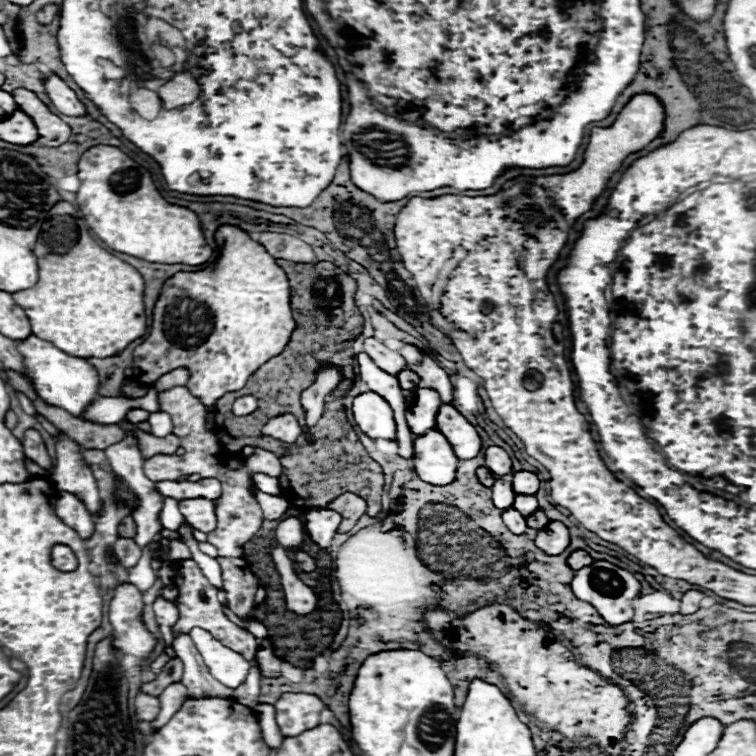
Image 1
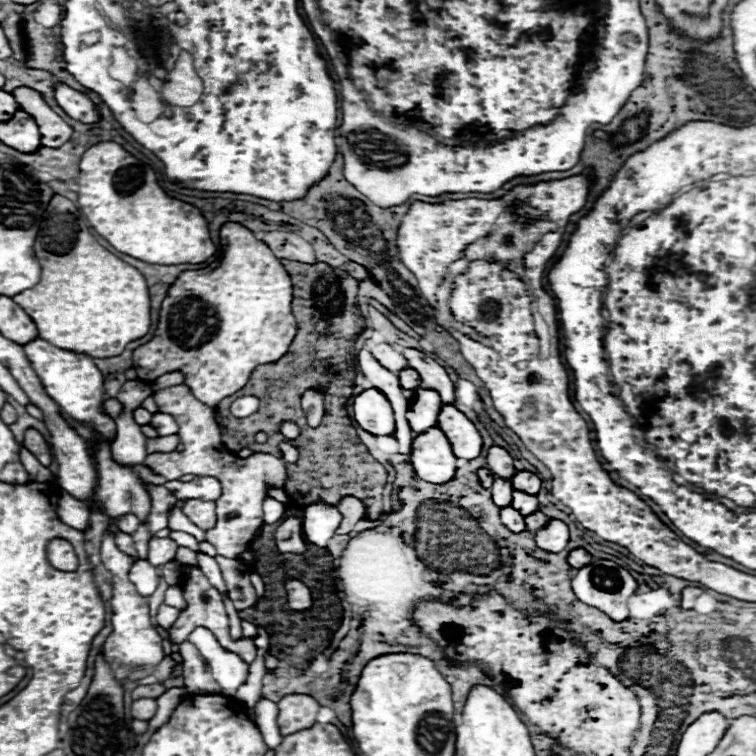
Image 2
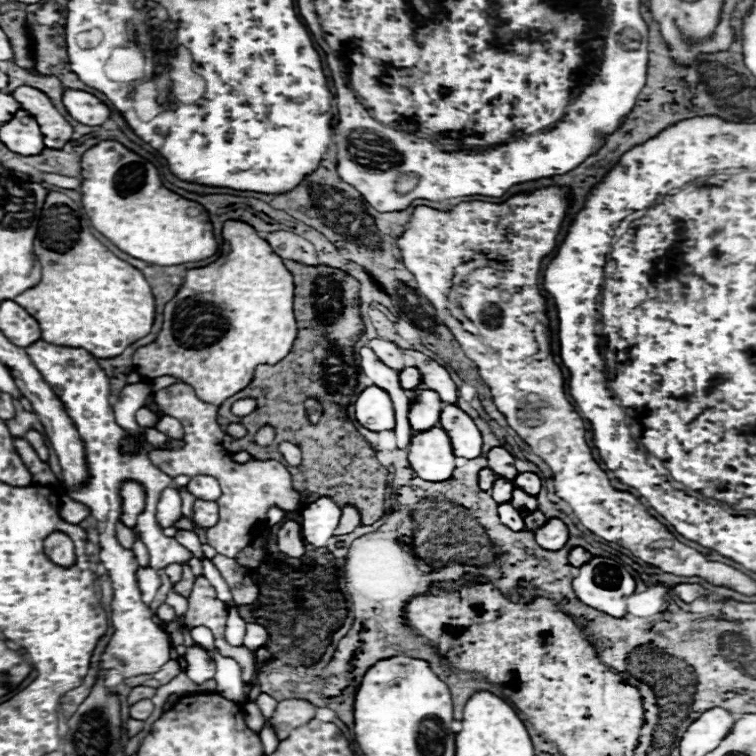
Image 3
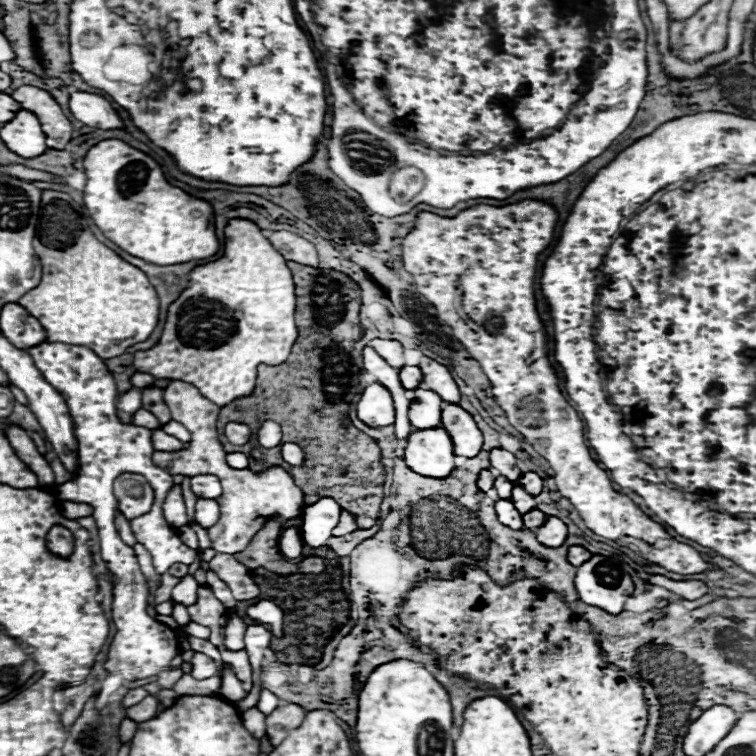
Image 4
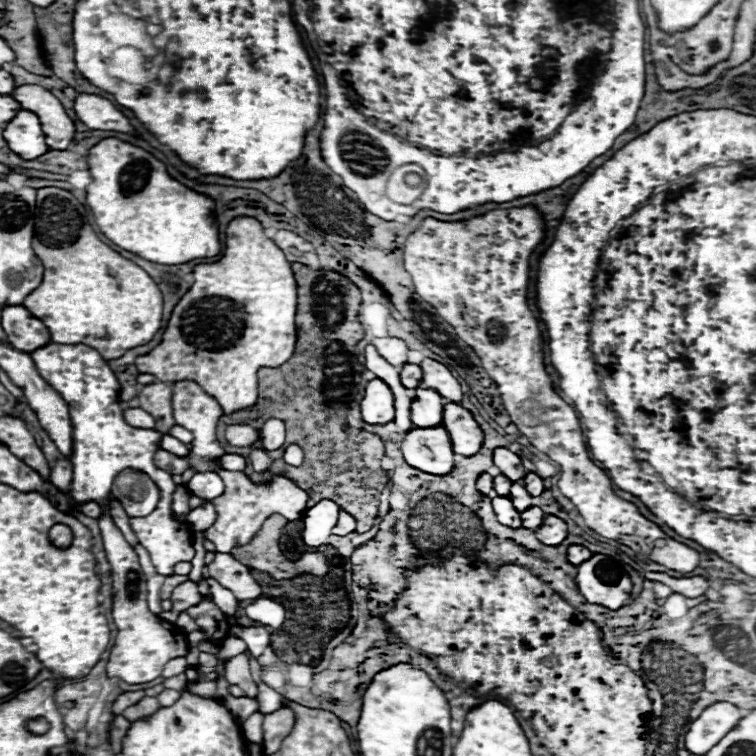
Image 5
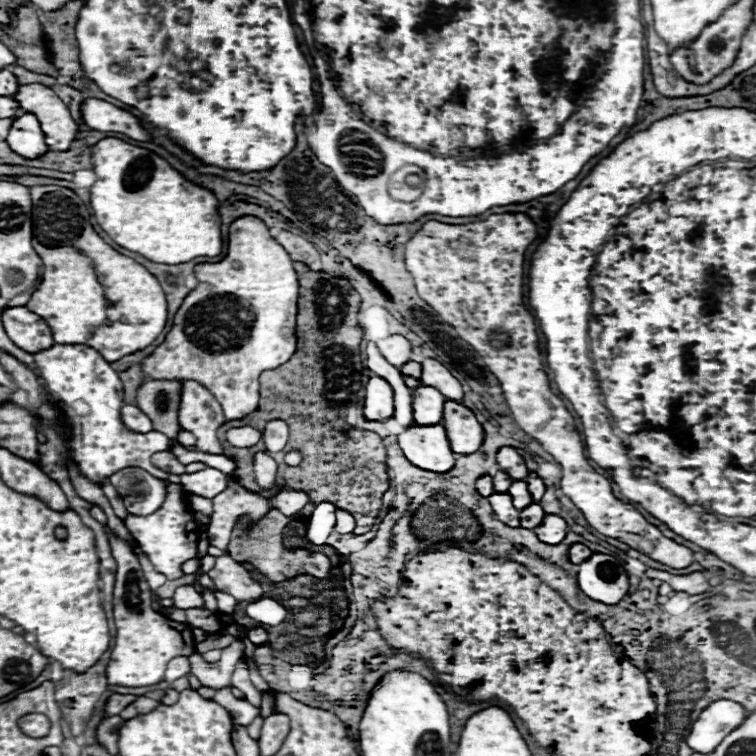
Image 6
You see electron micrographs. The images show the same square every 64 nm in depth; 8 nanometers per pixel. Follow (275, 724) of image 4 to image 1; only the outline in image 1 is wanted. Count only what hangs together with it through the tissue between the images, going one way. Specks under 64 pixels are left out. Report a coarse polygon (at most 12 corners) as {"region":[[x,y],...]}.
{"region":[[314,694],[280,696],[276,722],[284,736],[318,726],[326,704]]}

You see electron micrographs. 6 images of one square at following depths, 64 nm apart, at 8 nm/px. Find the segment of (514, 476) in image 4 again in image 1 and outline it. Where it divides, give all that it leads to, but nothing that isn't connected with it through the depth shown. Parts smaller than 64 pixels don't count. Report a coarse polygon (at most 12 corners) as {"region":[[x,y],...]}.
{"region":[[500,446],[486,448],[486,468],[494,476],[512,472],[512,460]]}

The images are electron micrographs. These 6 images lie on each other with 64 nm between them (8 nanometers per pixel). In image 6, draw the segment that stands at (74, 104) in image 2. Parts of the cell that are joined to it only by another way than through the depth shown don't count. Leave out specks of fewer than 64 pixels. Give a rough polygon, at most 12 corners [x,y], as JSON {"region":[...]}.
{"region":[[86,98],[84,122],[98,132],[134,140],[152,136],[134,114],[110,102]]}

